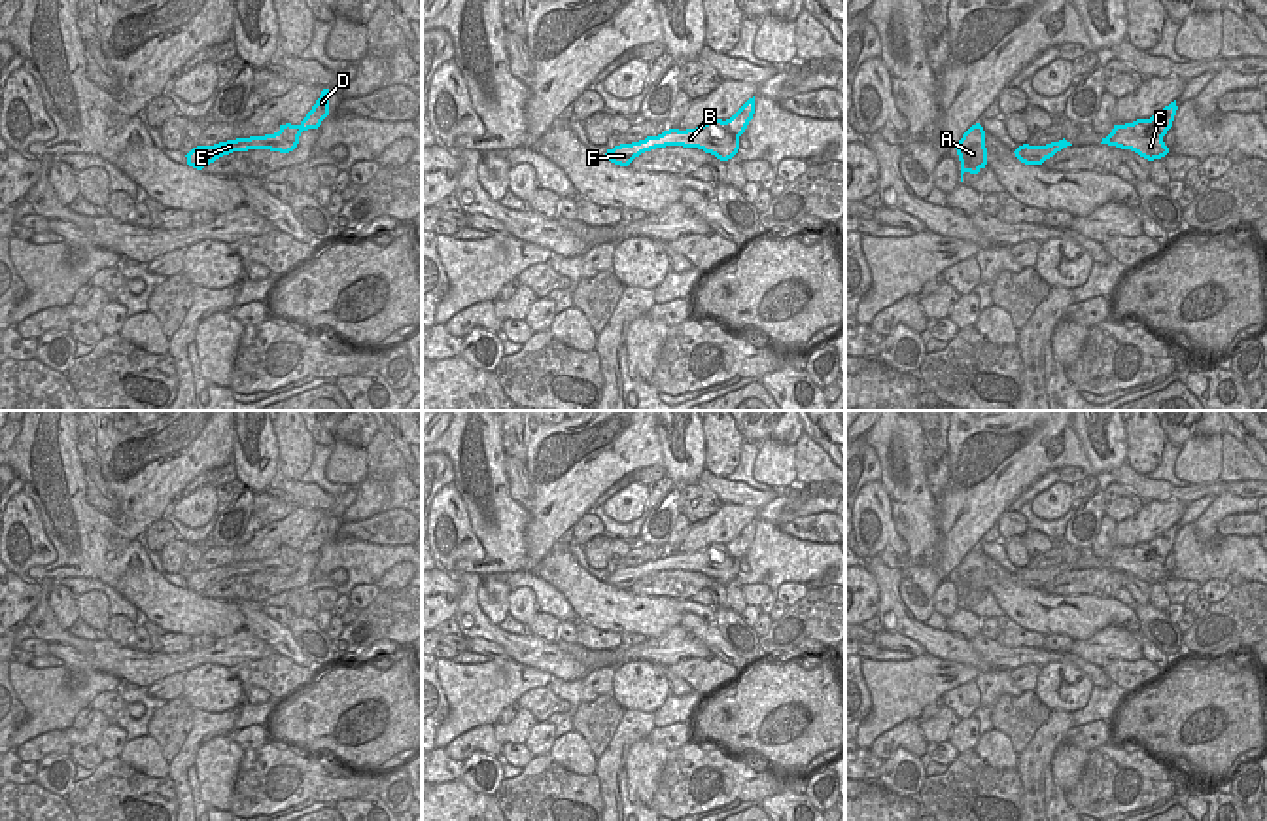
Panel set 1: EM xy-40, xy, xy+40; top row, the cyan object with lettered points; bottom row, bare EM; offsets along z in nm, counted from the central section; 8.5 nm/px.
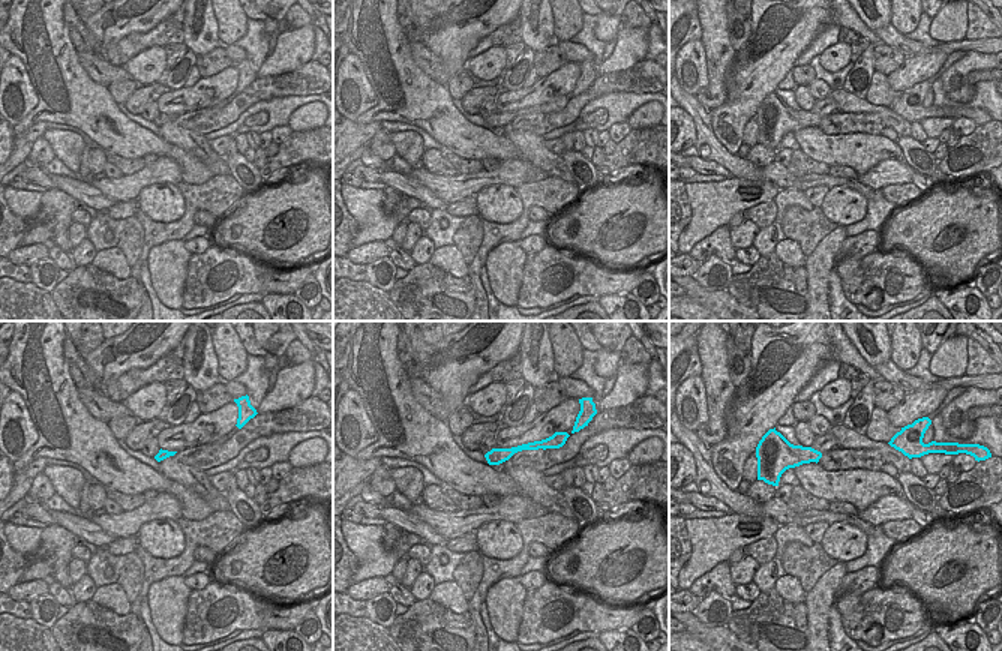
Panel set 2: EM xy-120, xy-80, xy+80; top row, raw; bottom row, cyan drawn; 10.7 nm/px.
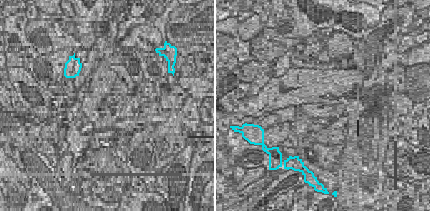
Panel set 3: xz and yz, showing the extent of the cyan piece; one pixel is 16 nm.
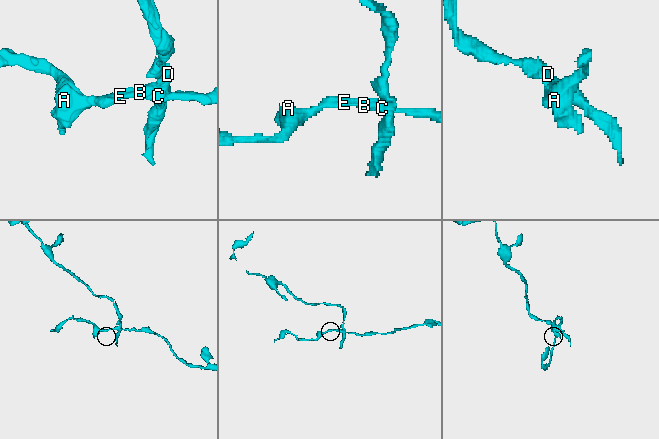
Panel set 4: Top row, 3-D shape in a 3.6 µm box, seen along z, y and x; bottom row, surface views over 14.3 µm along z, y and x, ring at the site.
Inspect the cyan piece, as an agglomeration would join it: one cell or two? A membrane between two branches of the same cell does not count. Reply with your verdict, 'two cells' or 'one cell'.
two cells

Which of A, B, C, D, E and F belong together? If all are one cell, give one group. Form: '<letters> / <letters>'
A B C E F / D

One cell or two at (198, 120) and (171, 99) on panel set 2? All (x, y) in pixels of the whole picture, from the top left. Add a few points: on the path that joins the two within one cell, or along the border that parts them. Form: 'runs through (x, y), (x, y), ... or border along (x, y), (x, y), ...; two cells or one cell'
border along (210, 107), (185, 111), (177, 116); two cells

